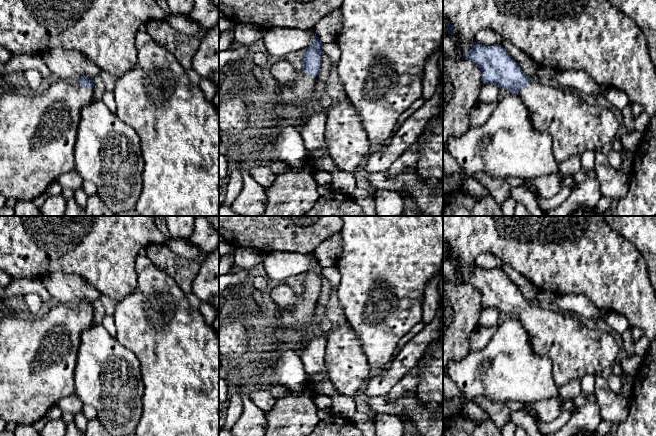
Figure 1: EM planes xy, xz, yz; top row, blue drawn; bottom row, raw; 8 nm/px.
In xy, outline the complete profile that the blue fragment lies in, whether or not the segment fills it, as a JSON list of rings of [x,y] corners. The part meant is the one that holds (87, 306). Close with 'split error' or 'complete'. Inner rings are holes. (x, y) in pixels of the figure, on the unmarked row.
[[[80,300],[78,305],[52,303],[36,317],[9,314],[0,321],[0,419],[16,425],[44,421],[47,411],[64,397],[73,395],[74,370],[81,333],[94,325],[93,303]]]; split error

